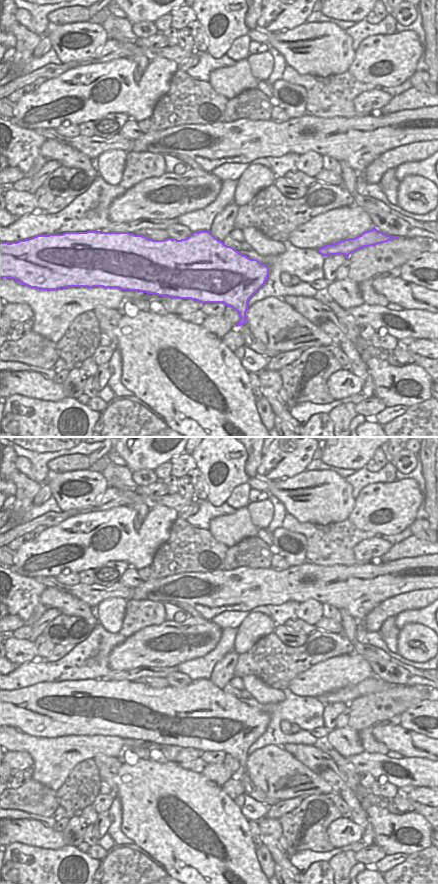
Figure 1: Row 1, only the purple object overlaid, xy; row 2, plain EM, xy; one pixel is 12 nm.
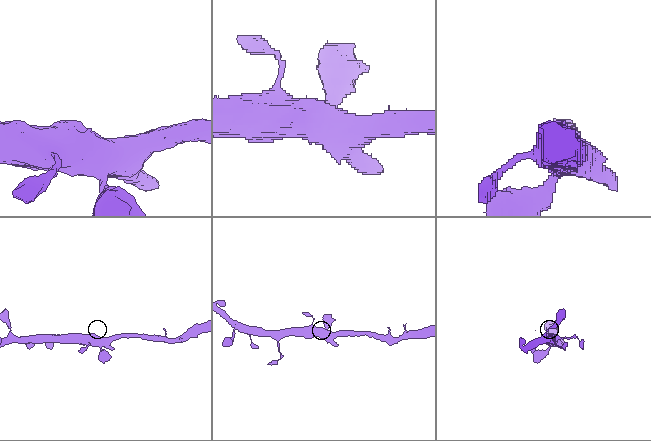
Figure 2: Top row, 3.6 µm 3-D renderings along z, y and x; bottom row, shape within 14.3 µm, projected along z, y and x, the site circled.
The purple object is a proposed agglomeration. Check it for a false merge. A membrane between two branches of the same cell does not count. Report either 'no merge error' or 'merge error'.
no merge error

